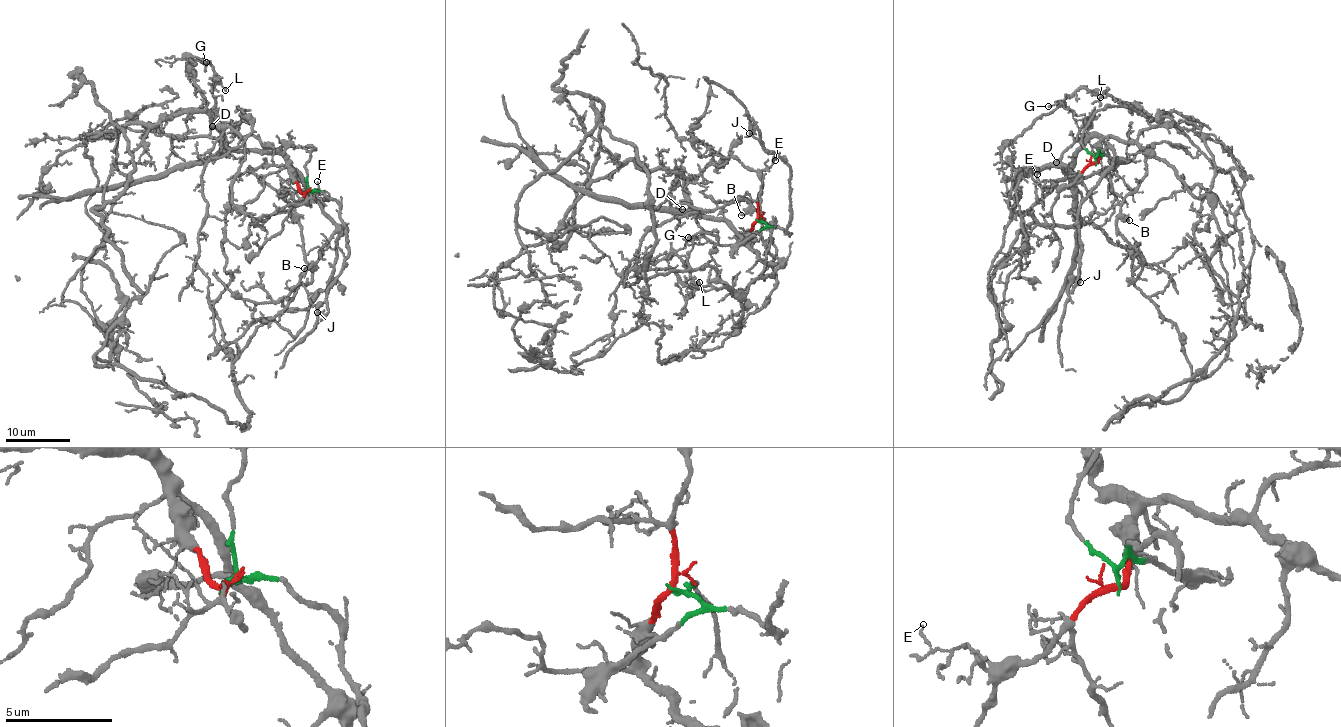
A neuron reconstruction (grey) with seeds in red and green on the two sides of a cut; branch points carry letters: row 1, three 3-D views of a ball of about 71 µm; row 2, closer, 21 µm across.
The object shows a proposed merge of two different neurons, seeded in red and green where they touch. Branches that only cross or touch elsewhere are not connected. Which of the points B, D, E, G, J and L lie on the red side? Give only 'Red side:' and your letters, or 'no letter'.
Red side: B, D, E, G, L

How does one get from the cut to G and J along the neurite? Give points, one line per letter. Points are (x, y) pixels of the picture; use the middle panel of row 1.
G: (756, 220), (748, 241), (691, 211), (683, 172), (671, 192), (679, 224), (672, 247), (688, 238)
J: (758, 220), (789, 232), (786, 226), (790, 214), (789, 168), (779, 156), (764, 147), (759, 131), (749, 133)

